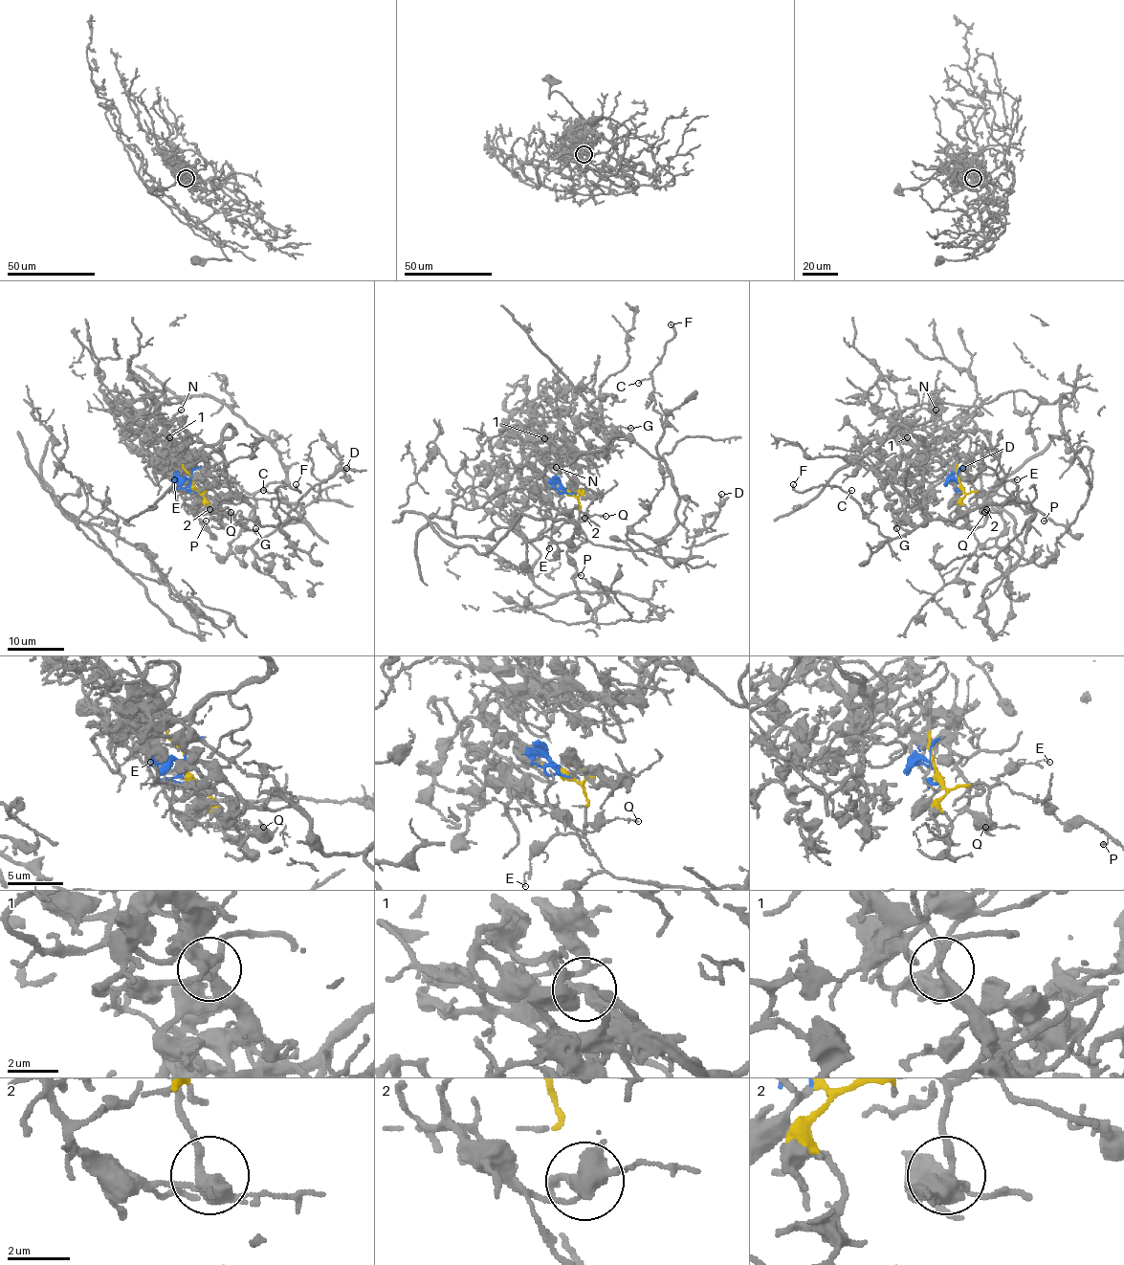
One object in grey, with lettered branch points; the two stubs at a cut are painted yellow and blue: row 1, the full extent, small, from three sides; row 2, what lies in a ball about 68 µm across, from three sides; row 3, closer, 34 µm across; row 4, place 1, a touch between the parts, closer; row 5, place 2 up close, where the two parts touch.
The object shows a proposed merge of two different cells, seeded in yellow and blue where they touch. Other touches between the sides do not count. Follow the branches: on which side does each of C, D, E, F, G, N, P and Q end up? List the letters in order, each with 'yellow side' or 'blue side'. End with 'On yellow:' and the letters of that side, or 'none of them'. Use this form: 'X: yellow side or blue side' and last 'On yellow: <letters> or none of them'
C: yellow side
D: yellow side
E: yellow side
F: yellow side
G: blue side
N: blue side
P: yellow side
Q: yellow side
On yellow: C, D, E, F, P, Q

